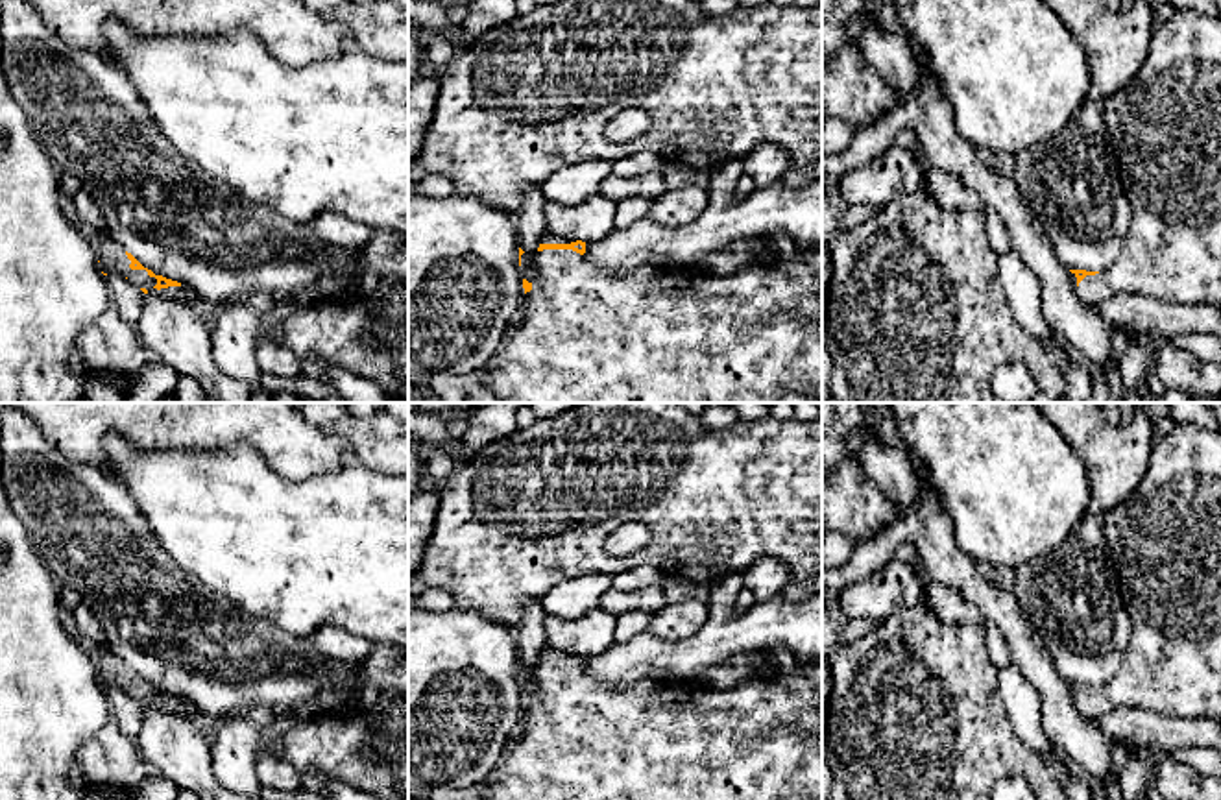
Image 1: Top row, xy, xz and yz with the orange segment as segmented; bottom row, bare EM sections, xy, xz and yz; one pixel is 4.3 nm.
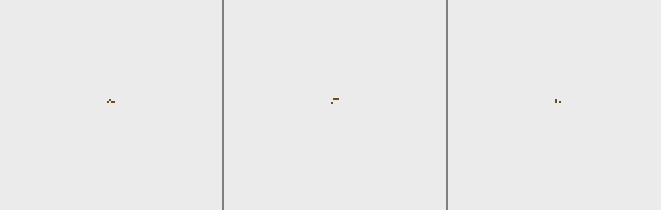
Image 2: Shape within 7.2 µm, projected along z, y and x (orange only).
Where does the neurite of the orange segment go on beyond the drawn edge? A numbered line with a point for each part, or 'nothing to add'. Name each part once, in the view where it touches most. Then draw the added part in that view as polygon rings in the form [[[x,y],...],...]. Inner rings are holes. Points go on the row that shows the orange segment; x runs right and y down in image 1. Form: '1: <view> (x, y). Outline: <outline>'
1: xy (113, 259). Outline: [[[96,236],[94,242],[98,248],[98,261],[100,261],[100,268],[103,273],[118,273],[126,277],[127,281],[131,281],[135,286],[146,288],[148,294],[161,292],[168,297],[194,296],[194,292],[183,290],[179,286],[168,286],[168,288],[157,290],[155,288],[157,279],[150,277],[146,270],[131,270],[129,268],[131,261],[127,259],[126,251],[115,240]]]

